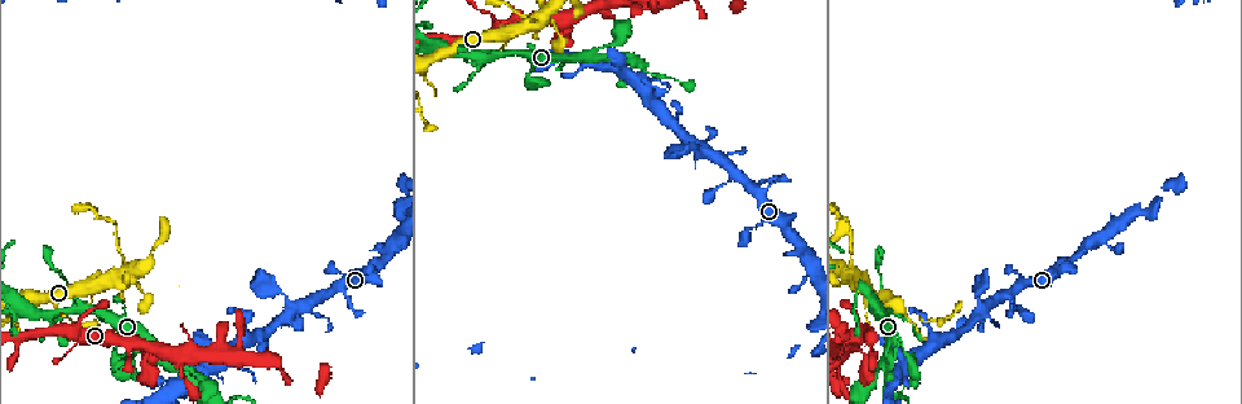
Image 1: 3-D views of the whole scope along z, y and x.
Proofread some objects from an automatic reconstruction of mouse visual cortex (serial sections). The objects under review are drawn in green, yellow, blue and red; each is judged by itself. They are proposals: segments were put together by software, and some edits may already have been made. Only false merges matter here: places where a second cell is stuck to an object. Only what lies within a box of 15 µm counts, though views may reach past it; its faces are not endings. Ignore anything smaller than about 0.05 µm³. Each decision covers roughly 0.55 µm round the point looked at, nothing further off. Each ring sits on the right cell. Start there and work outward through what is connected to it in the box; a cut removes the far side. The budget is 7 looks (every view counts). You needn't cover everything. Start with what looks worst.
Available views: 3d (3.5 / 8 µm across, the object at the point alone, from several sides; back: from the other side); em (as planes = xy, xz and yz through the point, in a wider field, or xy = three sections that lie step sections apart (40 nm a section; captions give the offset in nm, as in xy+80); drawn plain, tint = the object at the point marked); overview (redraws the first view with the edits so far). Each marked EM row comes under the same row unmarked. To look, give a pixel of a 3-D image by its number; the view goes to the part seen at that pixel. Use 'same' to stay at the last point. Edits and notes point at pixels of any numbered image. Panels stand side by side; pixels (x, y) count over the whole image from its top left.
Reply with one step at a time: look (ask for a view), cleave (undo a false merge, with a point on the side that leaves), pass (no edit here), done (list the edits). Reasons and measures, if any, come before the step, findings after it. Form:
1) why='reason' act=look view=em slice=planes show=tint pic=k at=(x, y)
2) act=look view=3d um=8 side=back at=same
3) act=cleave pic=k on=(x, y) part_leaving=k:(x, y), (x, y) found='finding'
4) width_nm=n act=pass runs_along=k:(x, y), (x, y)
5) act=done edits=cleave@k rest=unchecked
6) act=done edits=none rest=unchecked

why='sharp bend' act=look view=3d um=3.5 pic=1 at=(865, 353)

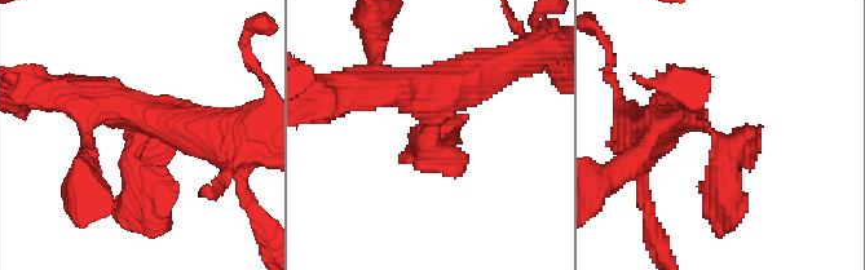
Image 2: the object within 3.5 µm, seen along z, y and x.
arm_widths_nm=350,400 act=look view=em slice=xy step=5 show=tint pic=2 at=(737, 139)

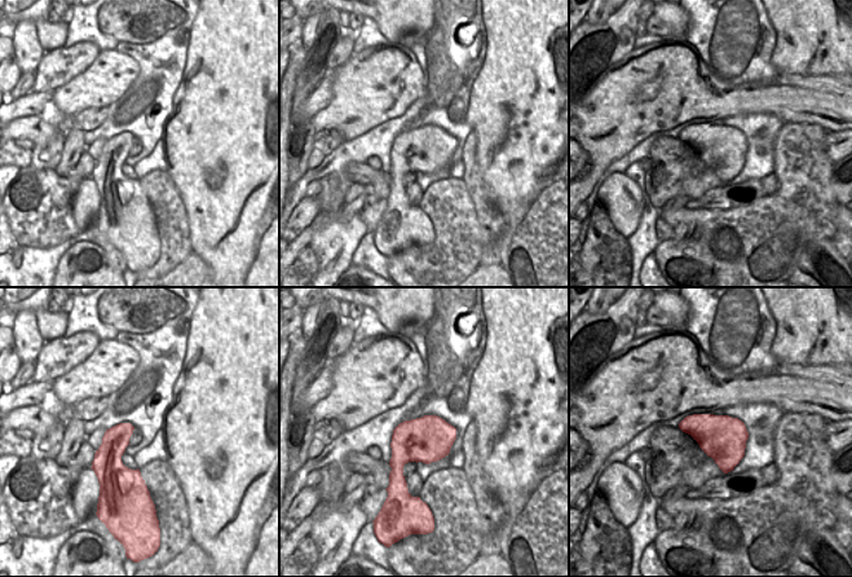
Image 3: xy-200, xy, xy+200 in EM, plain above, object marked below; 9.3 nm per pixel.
why='another direction' act=look view=em slice=xy step=1 show=tint at=same

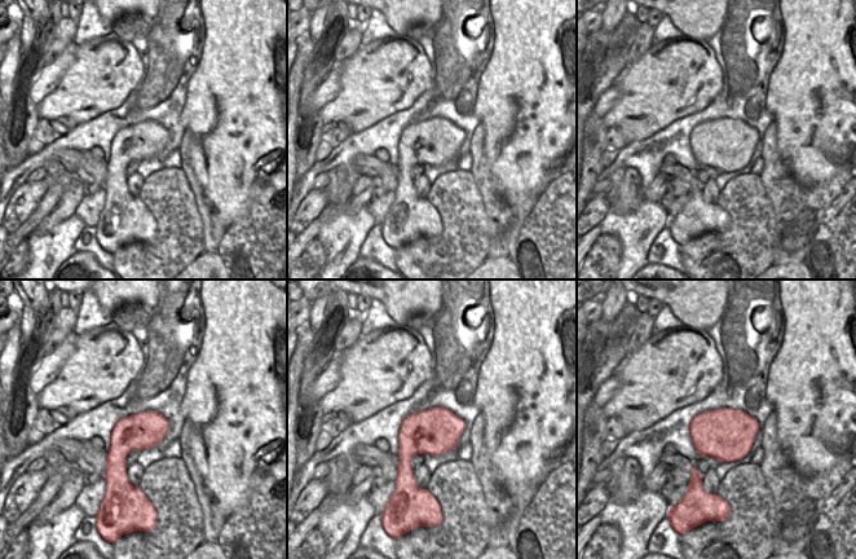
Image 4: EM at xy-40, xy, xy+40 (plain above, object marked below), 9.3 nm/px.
act=pass runs_along=2:(419, 85), (455, 178) found='all the same cell'

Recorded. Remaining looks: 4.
why='abrupt turn' act=look view=3d um=3.5 pic=1 at=(847, 275)

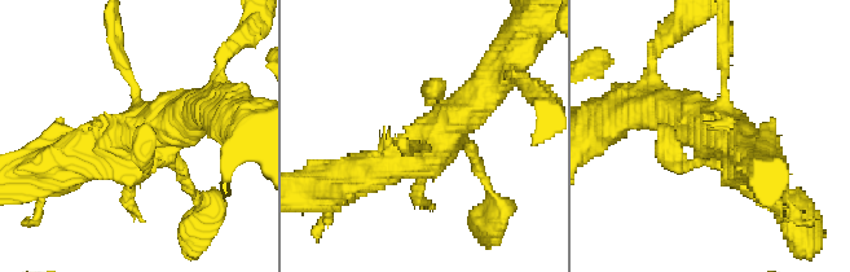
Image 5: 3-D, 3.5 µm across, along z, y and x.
act=look view=em slice=xy step=5 show=tint pic=5 at=(445, 134)

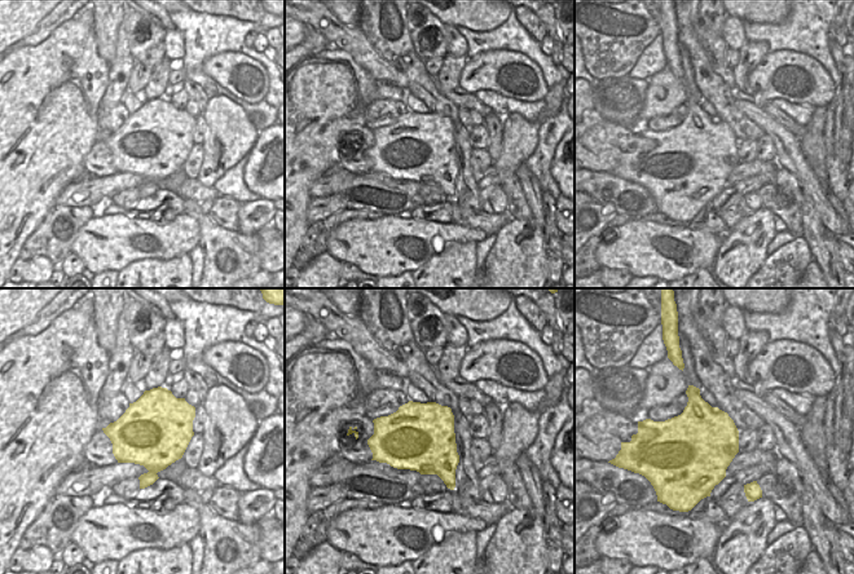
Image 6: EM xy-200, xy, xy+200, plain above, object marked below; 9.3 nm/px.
act=pass runs_along=5:(357, 175), (428, 148), (488, 84) found='one cell here'

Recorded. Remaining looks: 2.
why='looks like a crossing' act=look view=3d um=3.5 pic=1 at=(494, 54)

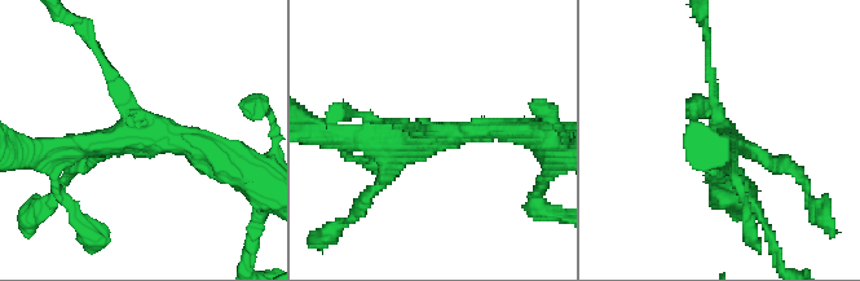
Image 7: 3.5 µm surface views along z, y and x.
arms=4 arm_widths_nm=150,200,250,300 why='need the tissue' act=look view=em slice=xy step=5 show=tint pic=7 at=(137, 138)

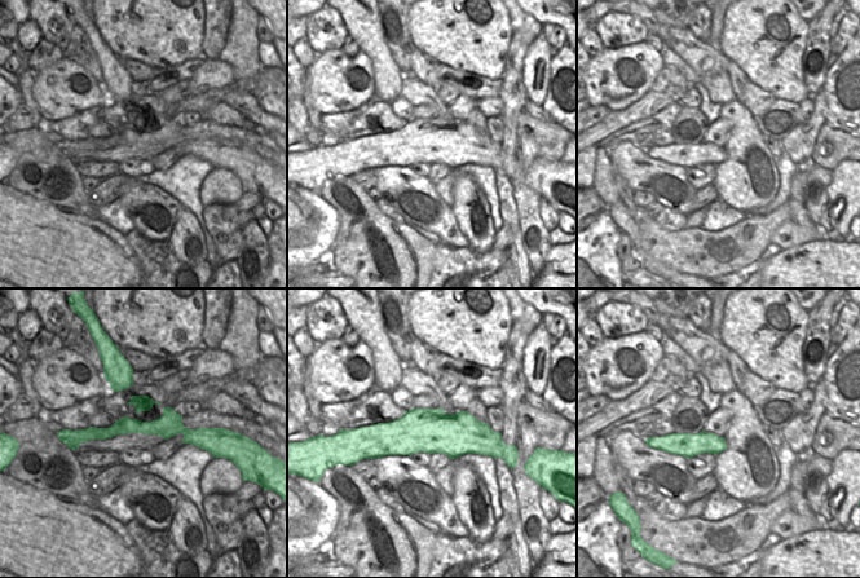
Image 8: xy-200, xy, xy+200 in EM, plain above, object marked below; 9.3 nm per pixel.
act=pass runs_along=8:(488, 431), (410, 433), (376, 441) found='all the same cell'

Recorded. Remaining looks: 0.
act=done edits=none rest=unchecked

